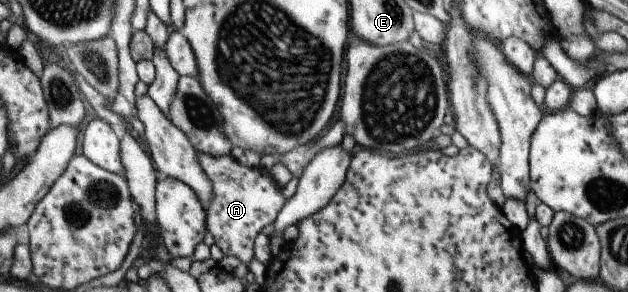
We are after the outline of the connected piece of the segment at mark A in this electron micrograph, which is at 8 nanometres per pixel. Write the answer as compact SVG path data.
M196 152L196 159L212 188L205 208L206 230L225 256L233 256L247 267L254 256L255 237L263 226L275 220L283 206L285 199L281 196L281 188L275 186L268 172L259 166L244 167L230 153L210 155Z

